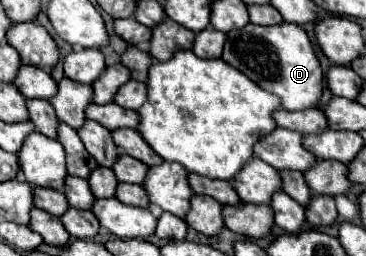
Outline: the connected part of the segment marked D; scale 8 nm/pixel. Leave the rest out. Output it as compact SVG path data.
M249 23L241 29L233 29L227 33L221 59L245 73L261 89L277 95L289 111L315 109L321 101L325 75L307 31L295 23L281 23L273 27Z

